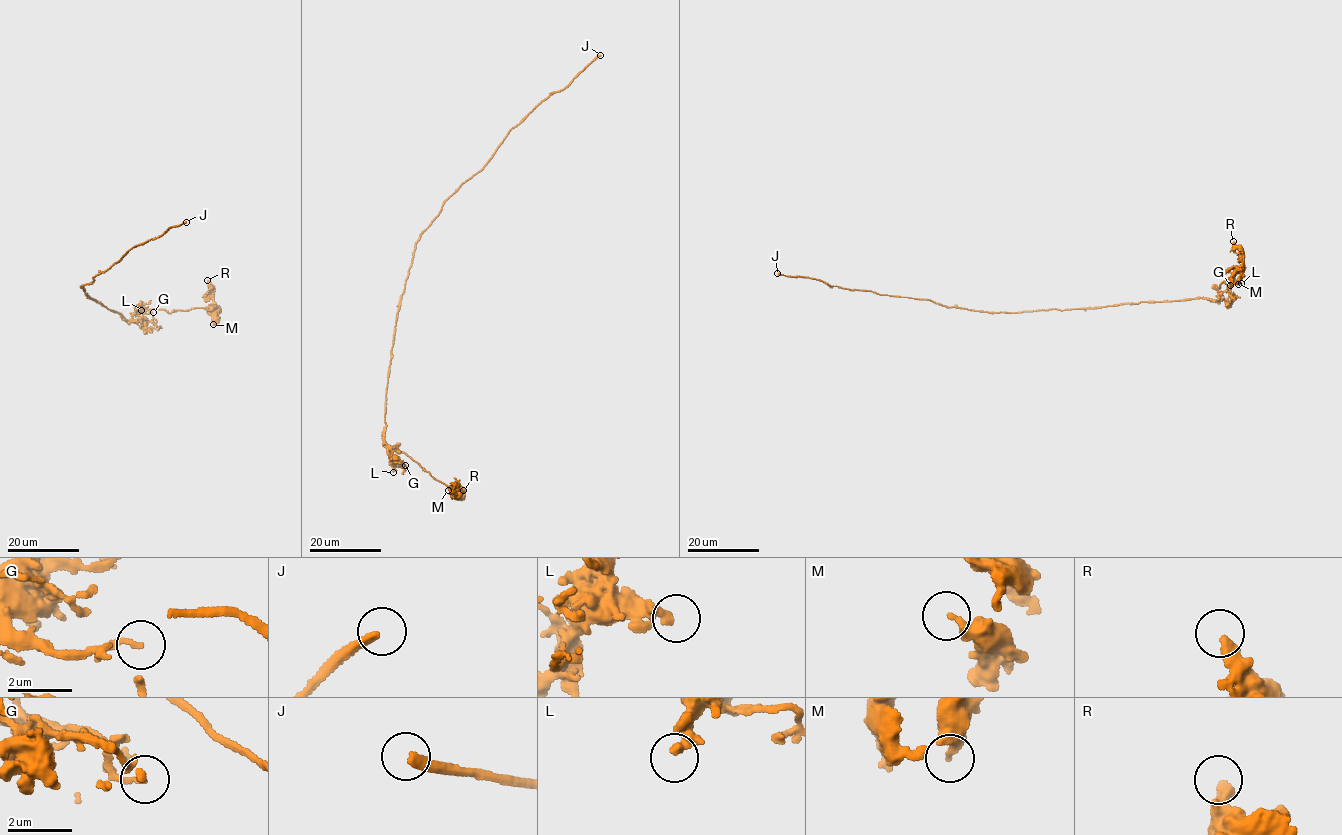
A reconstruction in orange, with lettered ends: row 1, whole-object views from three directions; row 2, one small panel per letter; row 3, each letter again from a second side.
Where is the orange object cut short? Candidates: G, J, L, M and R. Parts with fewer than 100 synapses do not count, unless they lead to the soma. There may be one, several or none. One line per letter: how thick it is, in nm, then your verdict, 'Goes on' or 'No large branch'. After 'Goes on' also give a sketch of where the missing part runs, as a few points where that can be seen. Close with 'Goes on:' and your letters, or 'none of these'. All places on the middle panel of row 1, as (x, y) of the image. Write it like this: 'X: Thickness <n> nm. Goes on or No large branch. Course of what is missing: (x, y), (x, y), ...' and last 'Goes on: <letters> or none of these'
G: Thickness 100 nm. No large branch
J: Thickness 300 nm. No large branch
L: Thickness 380 nm. No large branch
M: Thickness 220 nm. No large branch
R: Thickness 360 nm. No large branch
Goes on: none of these

